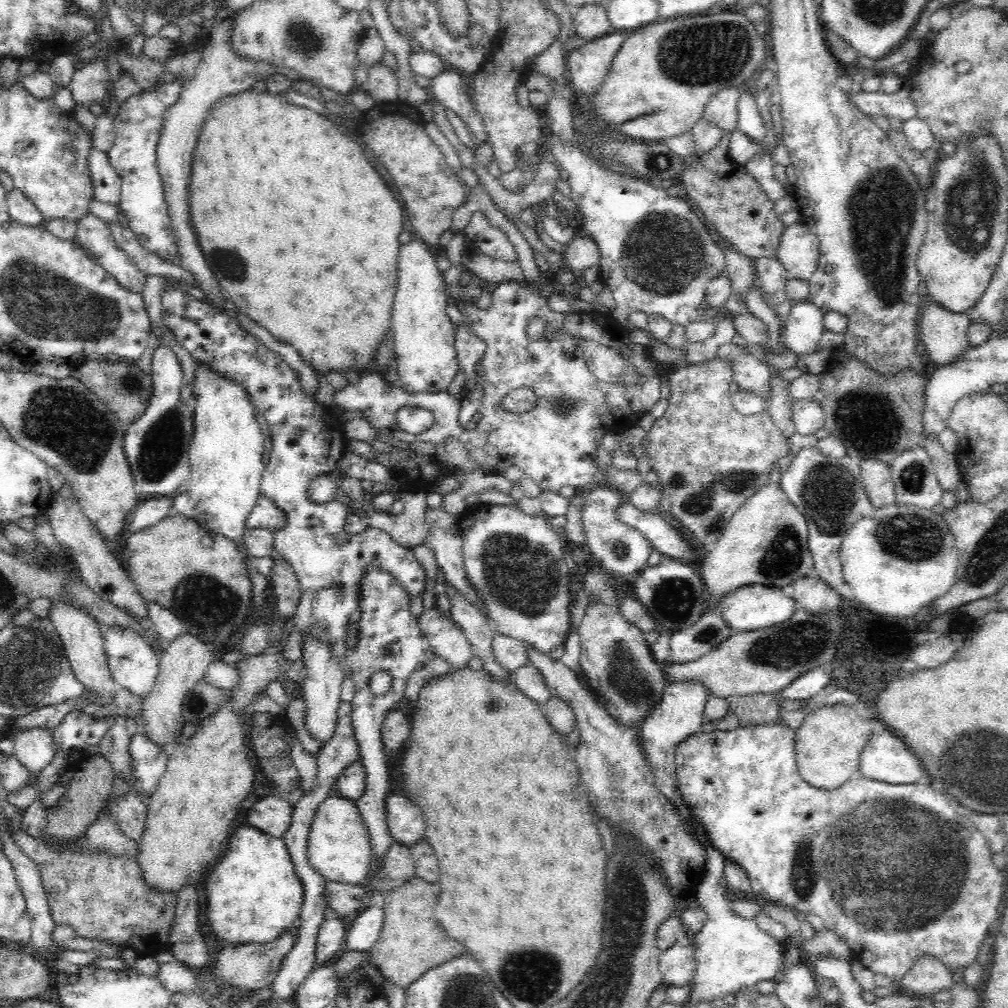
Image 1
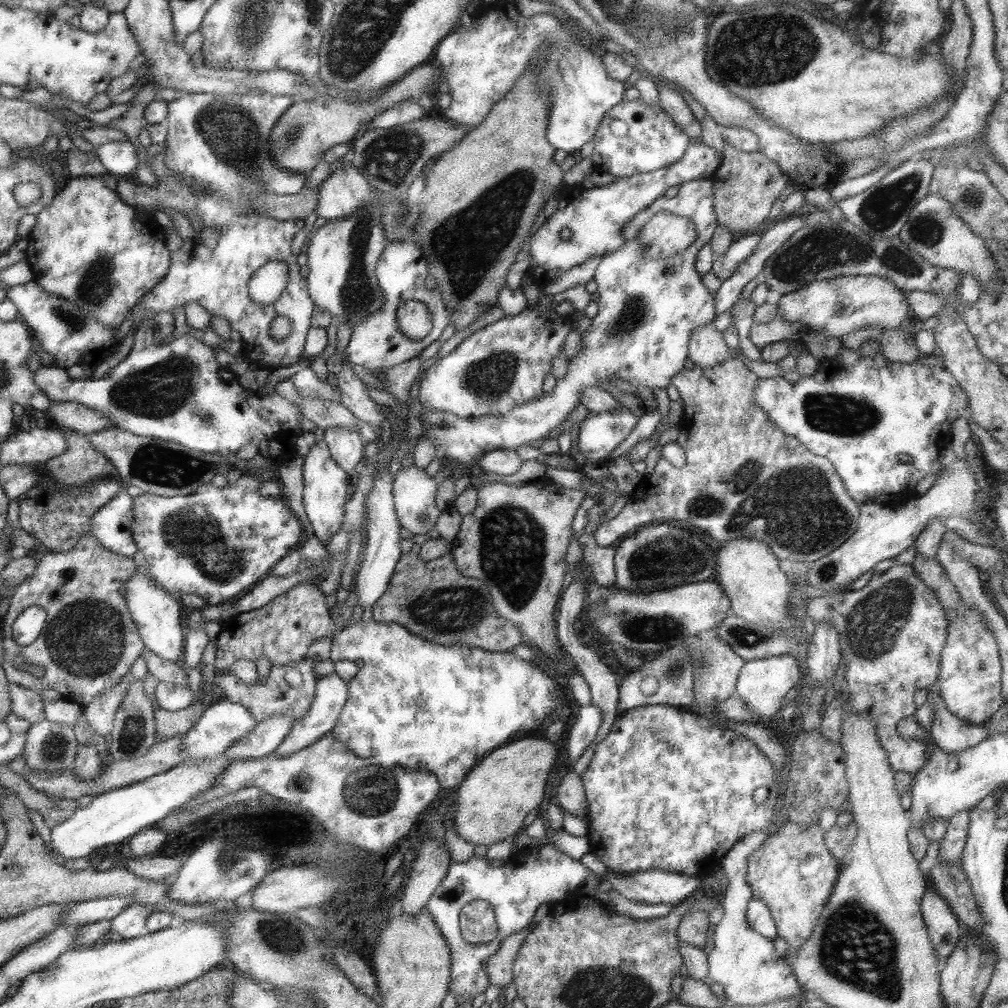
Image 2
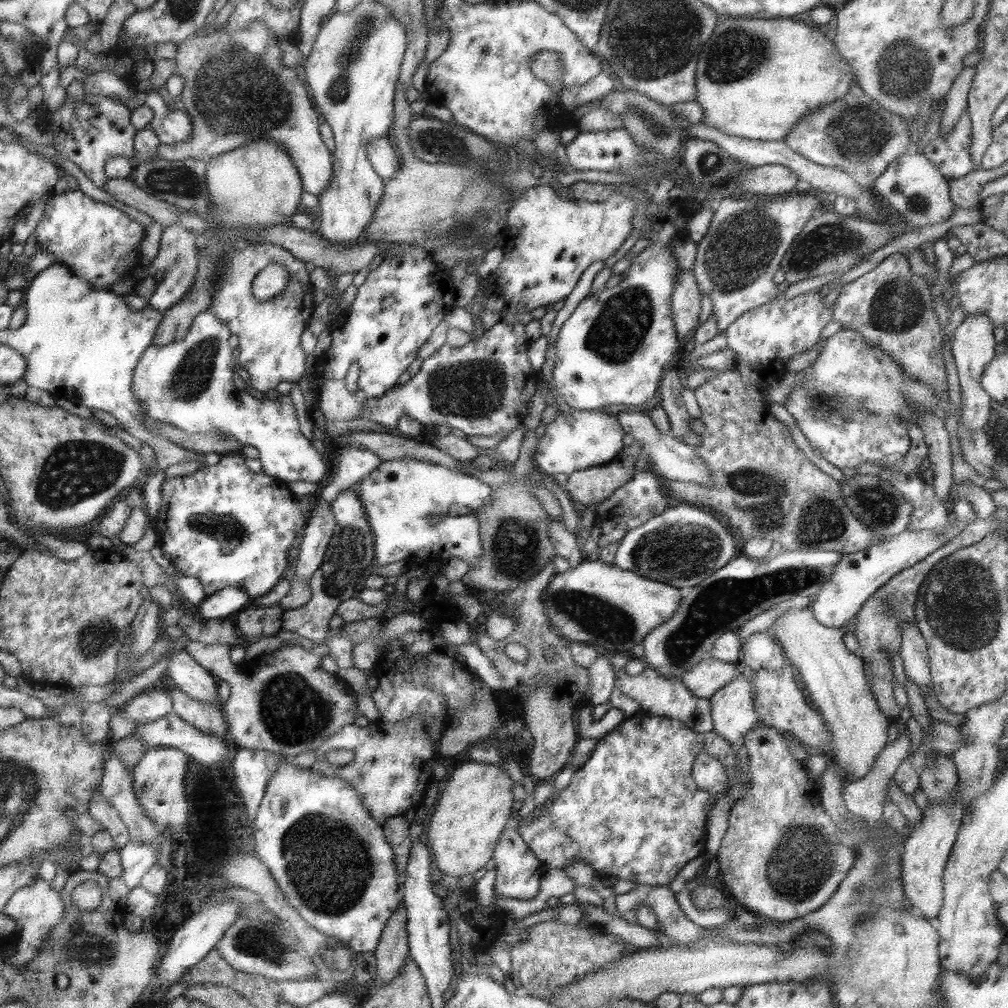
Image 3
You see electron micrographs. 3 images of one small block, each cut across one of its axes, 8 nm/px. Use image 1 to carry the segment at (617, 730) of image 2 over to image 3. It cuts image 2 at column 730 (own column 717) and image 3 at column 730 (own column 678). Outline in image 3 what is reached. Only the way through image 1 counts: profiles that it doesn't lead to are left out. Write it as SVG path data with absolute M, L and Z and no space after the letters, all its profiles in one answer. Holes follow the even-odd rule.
M635 712L595 744L589 760L573 774L569 786L561 794L553 794L553 804L549 804L549 808L545 806L539 812L533 810L533 814L521 814L519 836L529 848L529 854L541 860L549 870L565 870L577 860L585 860L599 878L667 888L667 884L705 850L707 814L713 804L735 786L735 762L735 752L723 736L717 736L715 732L697 734L679 720ZM703 752L717 758L727 774L727 788L717 796L699 790L691 778L693 762Z

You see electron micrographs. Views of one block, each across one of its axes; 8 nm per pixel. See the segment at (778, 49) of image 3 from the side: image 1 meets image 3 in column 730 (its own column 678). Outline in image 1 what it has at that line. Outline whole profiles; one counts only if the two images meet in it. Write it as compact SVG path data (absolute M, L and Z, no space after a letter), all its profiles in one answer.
M720 12L712 16L690 16L680 20L666 20L662 24L646 26L640 32L630 34L616 54L608 78L602 90L590 98L592 114L602 126L622 124L616 128L622 136L644 142L666 142L680 134L692 134L694 124L704 118L704 110L714 94L726 88L742 90L740 86L748 78L756 78L764 70L766 42L762 40L762 28L746 18L746 14Z

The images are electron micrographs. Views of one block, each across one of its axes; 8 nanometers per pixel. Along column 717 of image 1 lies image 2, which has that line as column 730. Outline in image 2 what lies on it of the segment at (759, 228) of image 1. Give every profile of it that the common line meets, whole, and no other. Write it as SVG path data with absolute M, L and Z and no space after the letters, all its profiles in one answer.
M725 144L721 152L721 164L711 174L711 182L717 226L725 226L727 232L731 232L735 238L741 238L767 224L771 206L789 182L789 176L781 170L779 164L761 156L759 152L739 152Z

